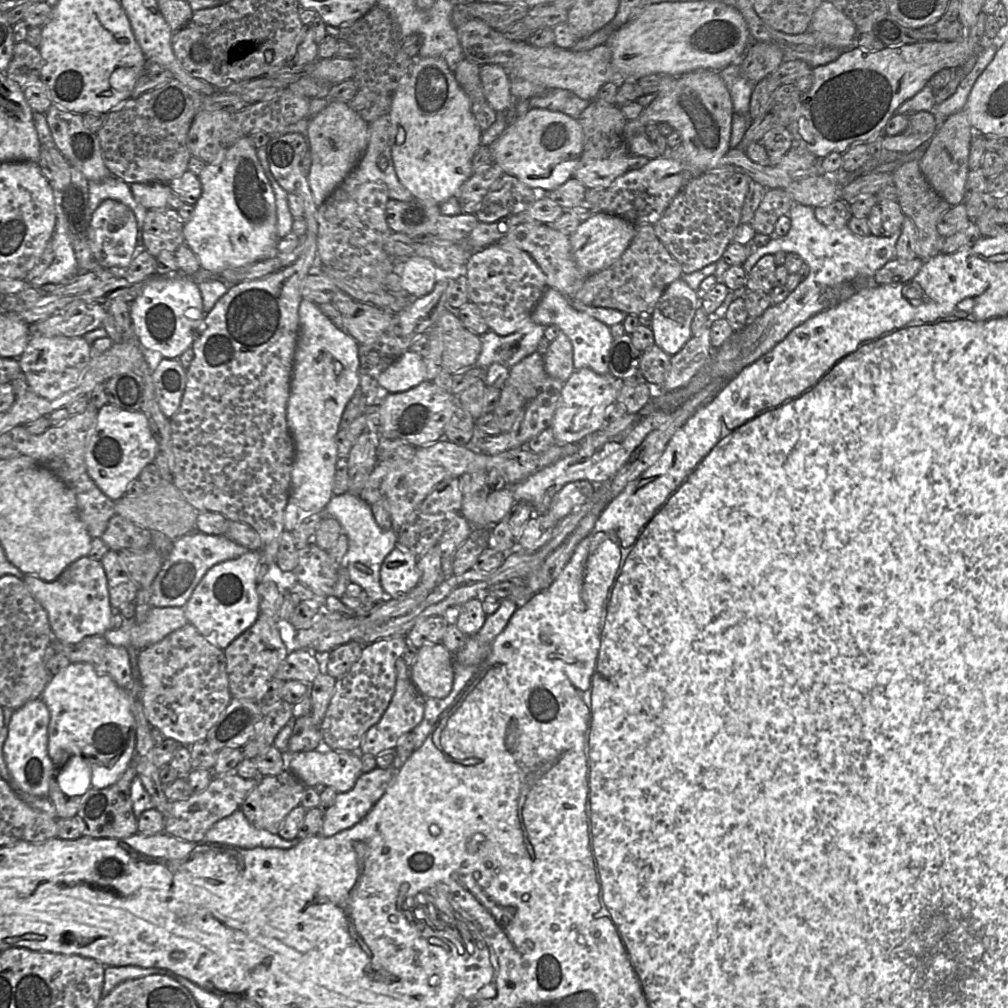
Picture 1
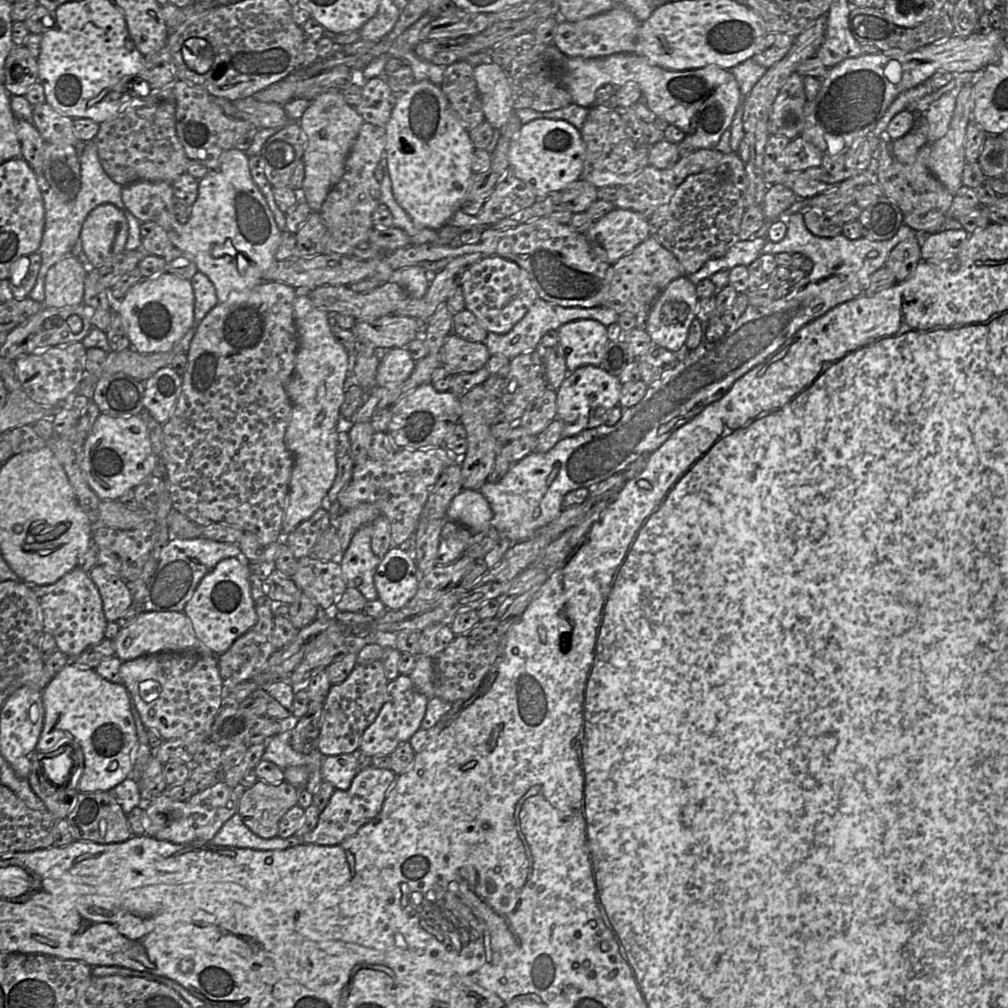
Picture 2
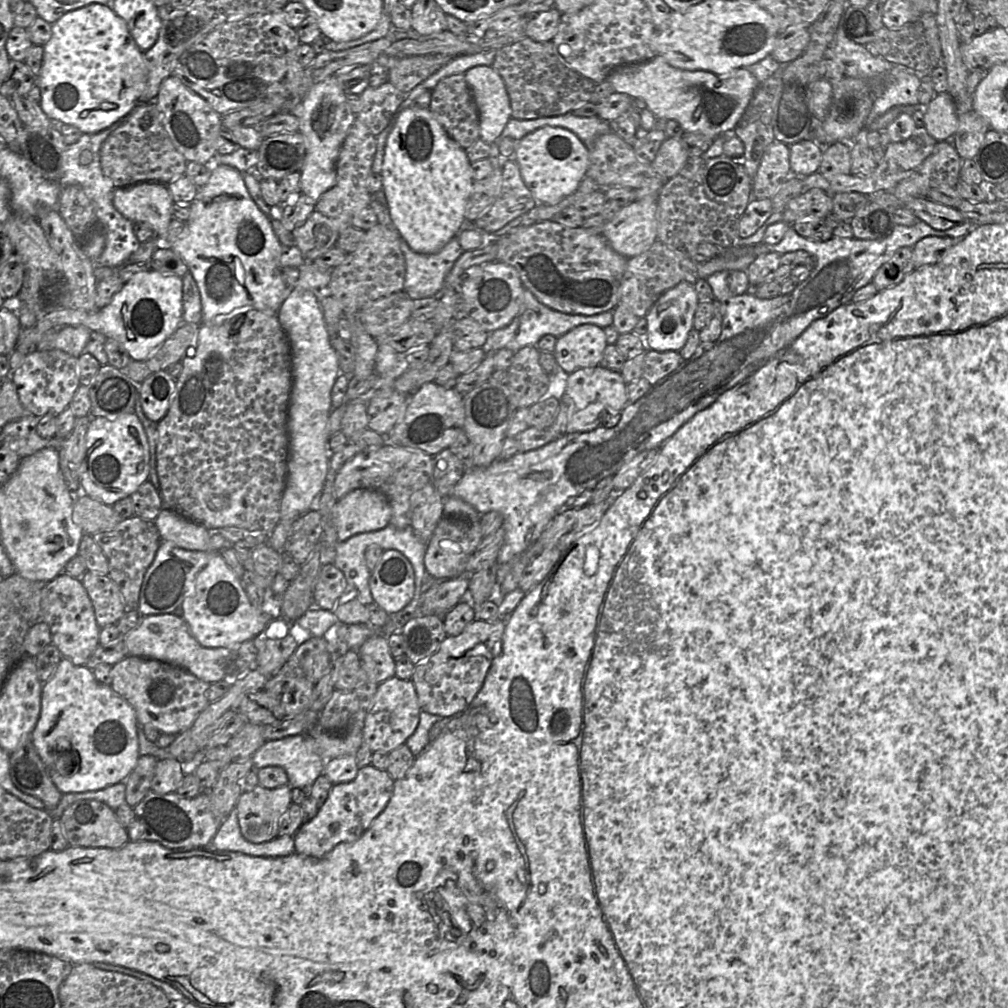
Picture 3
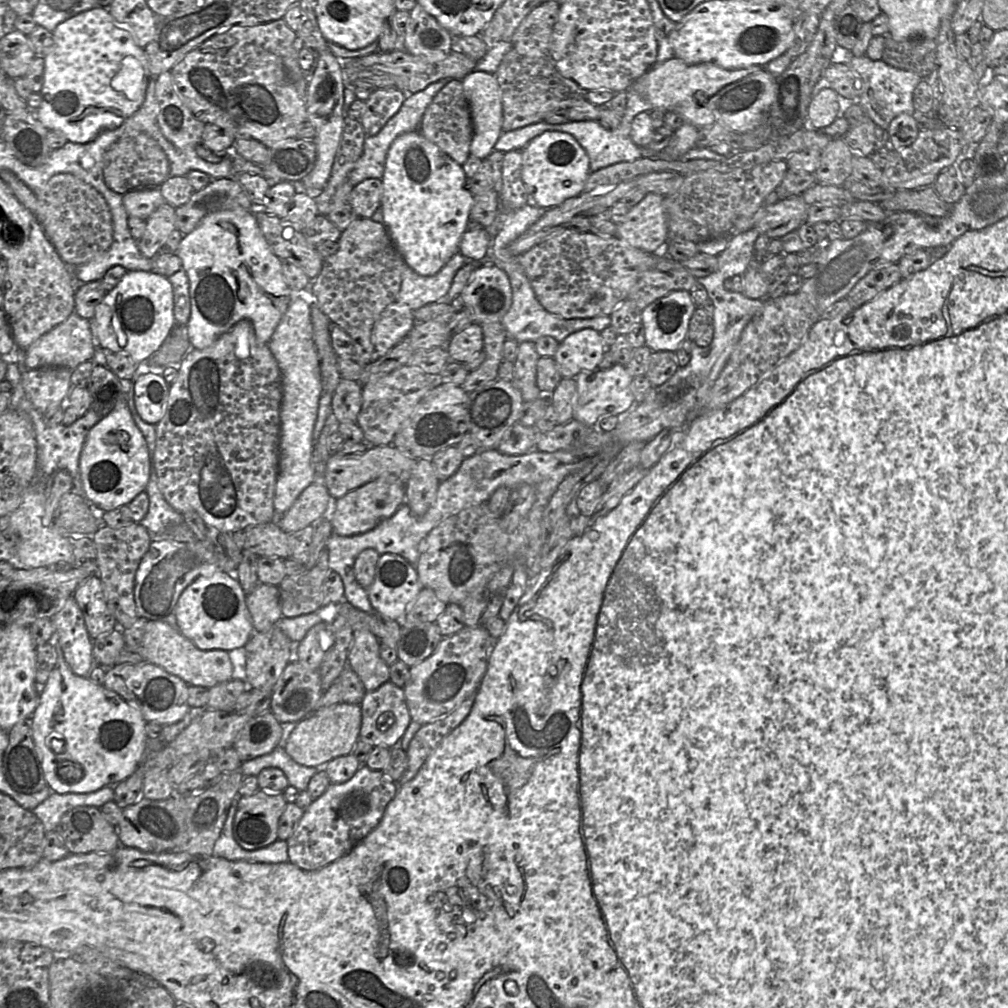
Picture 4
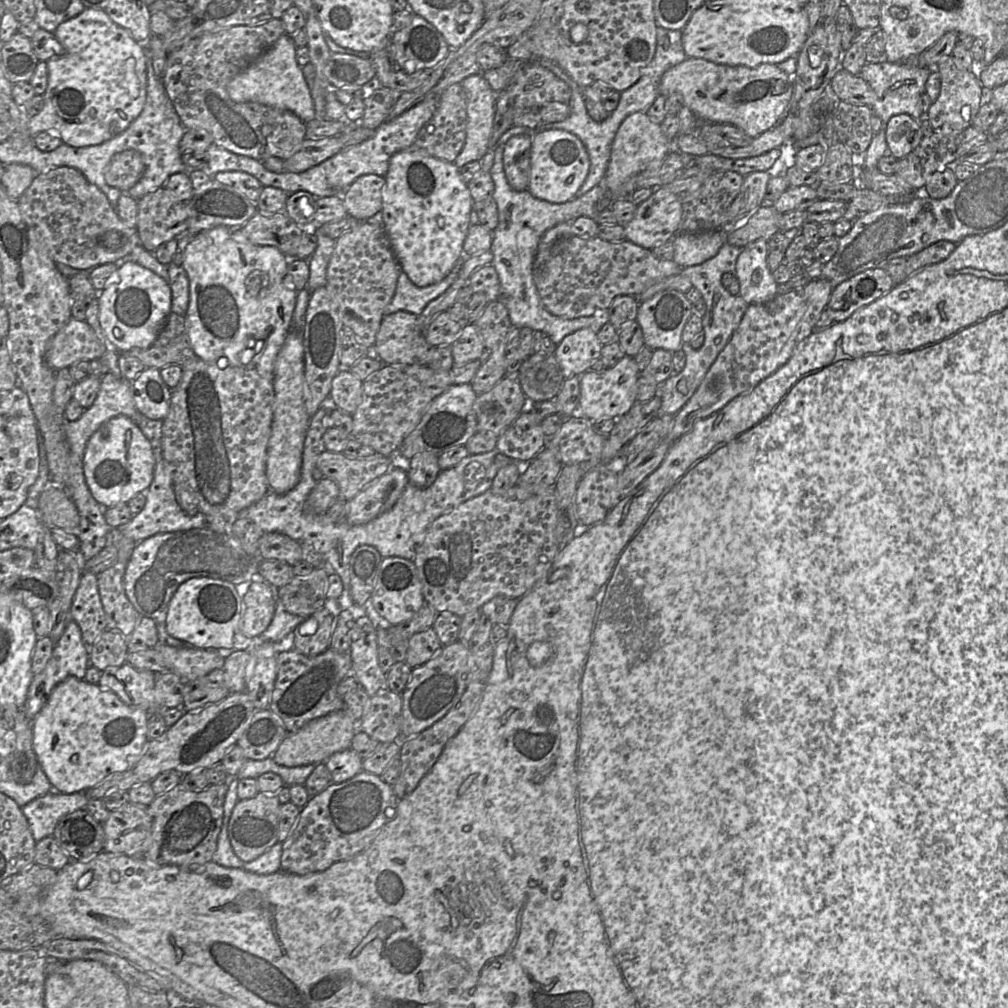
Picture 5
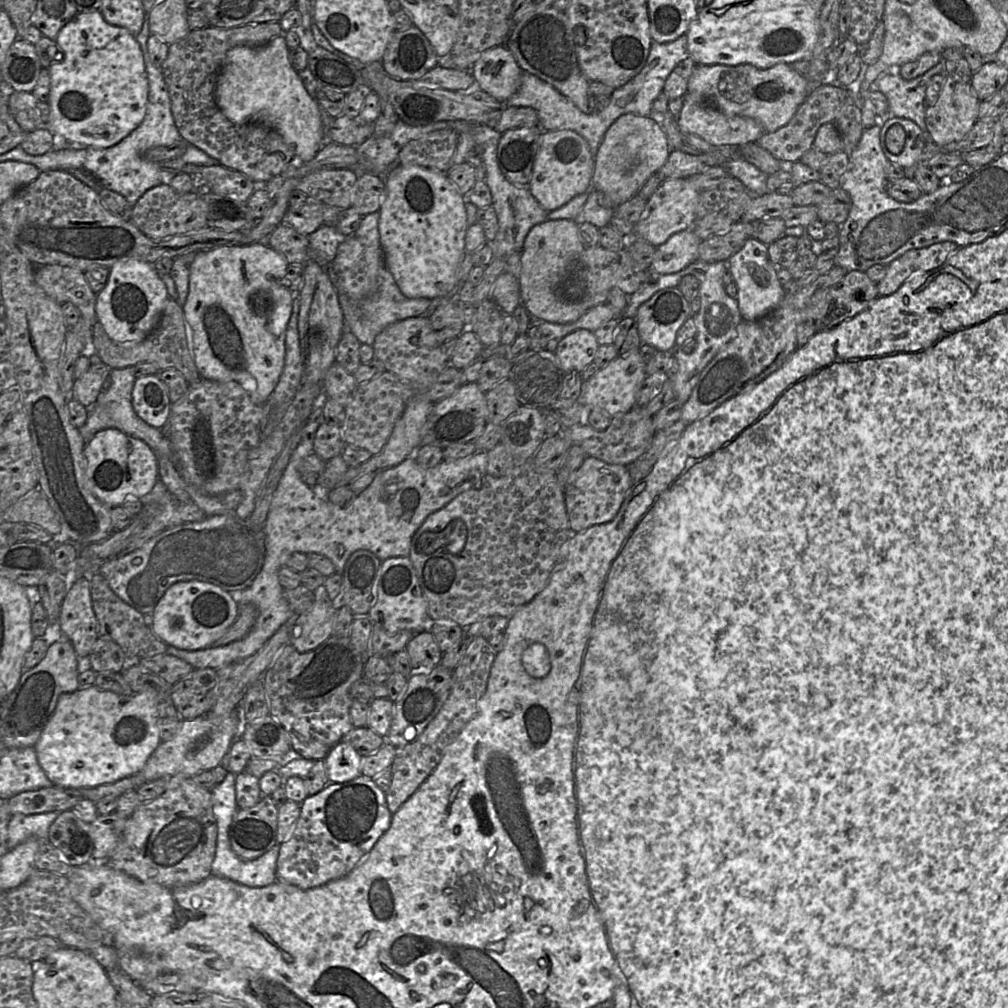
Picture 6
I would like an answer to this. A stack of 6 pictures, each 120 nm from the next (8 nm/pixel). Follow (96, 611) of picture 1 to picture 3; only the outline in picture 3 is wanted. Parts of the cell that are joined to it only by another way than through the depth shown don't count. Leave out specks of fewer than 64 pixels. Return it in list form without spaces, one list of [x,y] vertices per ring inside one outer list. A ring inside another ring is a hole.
[[[61,573],[43,585],[41,591],[41,621],[48,624],[52,643],[74,665],[86,665],[99,643],[101,628],[97,624],[91,599],[81,579]]]

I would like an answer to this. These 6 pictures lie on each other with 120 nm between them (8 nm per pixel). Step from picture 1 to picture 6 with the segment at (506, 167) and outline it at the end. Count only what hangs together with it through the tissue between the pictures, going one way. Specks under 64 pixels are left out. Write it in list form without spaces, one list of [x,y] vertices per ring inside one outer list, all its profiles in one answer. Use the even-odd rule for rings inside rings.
[[[572,130],[542,131],[528,190],[547,212],[567,204],[575,196],[584,193],[592,182],[594,158],[587,141]]]

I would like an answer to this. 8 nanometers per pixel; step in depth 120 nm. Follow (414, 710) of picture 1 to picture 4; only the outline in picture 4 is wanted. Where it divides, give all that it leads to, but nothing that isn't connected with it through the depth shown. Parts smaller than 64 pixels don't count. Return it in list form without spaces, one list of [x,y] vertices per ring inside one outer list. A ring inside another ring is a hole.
[[[387,681],[373,691],[366,691],[364,698],[360,703],[360,707],[360,739],[368,742],[373,747],[391,748],[398,746],[400,739],[412,721],[403,688]]]

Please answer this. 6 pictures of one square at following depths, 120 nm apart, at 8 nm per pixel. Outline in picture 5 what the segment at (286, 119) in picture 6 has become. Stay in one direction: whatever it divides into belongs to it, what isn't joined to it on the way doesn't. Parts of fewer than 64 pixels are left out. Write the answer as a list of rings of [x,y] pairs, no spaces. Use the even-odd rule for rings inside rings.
[[[283,34],[270,48],[228,83],[229,97],[237,103],[256,102],[288,110],[304,123],[315,119],[313,99],[303,76],[302,67],[297,63],[296,49],[293,36]]]

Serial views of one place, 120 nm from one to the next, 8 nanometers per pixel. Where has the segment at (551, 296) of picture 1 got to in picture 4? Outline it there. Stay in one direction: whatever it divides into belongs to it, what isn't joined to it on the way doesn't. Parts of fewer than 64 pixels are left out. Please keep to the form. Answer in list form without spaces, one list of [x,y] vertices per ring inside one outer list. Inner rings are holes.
[[[584,328],[561,341],[553,358],[563,378],[575,378],[582,371],[599,369],[605,350],[600,332]]]

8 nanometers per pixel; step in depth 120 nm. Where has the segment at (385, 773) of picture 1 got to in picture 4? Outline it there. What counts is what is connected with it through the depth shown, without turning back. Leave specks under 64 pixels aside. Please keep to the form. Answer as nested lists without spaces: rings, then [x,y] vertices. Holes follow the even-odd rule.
[[[361,765],[347,782],[330,783],[326,791],[319,798],[313,800],[309,808],[304,811],[294,832],[287,839],[289,862],[302,870],[314,871],[342,858],[379,825],[388,805],[394,800],[397,793],[397,782],[388,778],[383,771],[370,769],[366,765]]]

